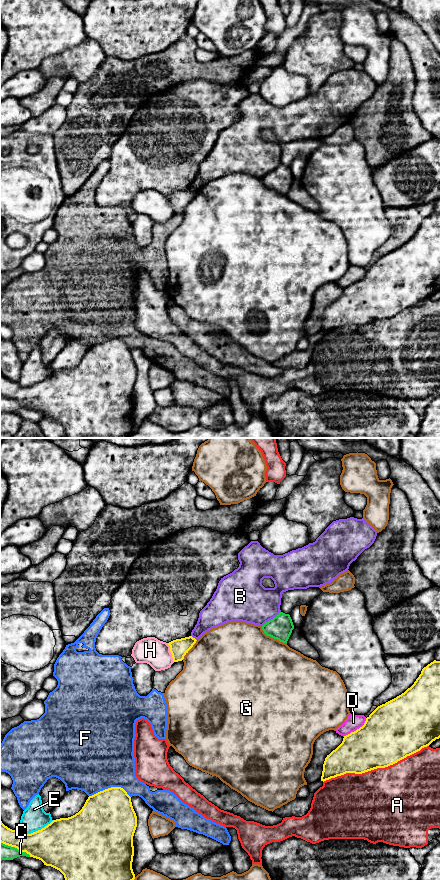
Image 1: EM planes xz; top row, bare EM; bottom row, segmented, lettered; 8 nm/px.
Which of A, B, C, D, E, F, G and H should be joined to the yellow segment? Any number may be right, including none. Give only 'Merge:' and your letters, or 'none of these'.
Merge: none of these

